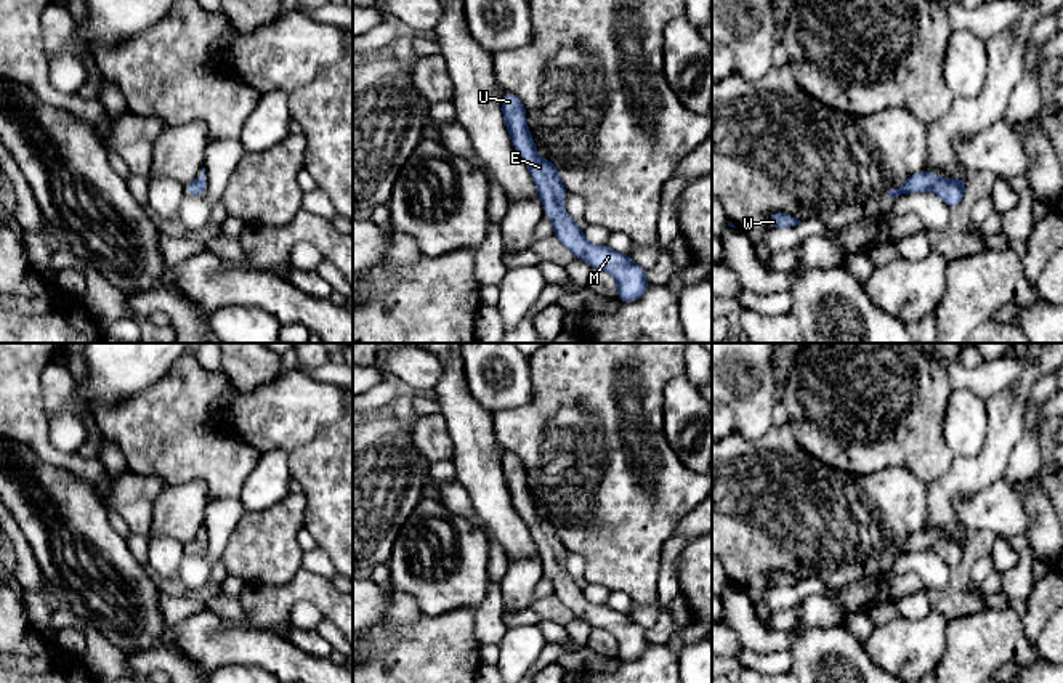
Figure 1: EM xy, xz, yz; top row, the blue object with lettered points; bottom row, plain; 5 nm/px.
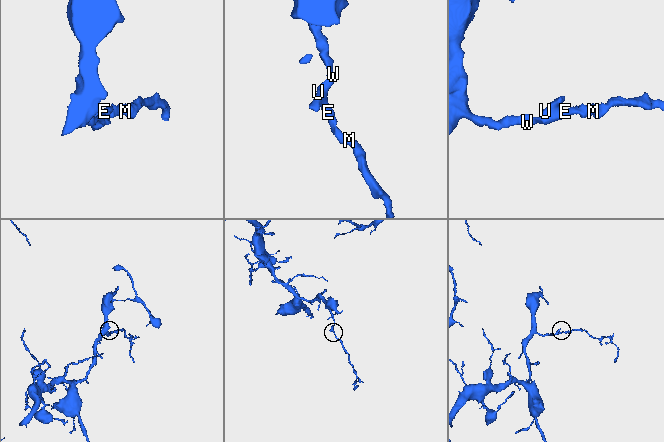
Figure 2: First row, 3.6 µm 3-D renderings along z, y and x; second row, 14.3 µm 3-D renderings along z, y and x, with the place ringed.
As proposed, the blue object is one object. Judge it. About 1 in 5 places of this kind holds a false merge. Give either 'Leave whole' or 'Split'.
Leave whole

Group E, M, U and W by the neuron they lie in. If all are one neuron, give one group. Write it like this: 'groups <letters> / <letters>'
groups E M U W

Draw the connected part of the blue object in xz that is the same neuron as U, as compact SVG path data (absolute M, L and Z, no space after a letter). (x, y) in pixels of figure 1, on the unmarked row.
M503 452L502 471L511 503L532 534L545 572L552 576L553 593L574 616L588 622L592 628L603 628L614 635L617 640L617 659L625 662L637 661L649 646L646 630L633 622L629 614L606 604L593 604L584 596L584 590L561 566L568 550L563 547L556 526L537 513L527 487L523 460L513 452Z

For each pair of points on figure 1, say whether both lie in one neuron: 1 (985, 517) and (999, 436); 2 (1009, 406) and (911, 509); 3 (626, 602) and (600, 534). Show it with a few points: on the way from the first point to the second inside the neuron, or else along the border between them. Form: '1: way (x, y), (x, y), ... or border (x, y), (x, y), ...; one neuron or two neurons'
1: border (1002, 476), (970, 496), (959, 496), (956, 499); two neurons
2: border (929, 486), (929, 521), (924, 528); two neurons
3: border (613, 589), (622, 590), (634, 602); two neurons

